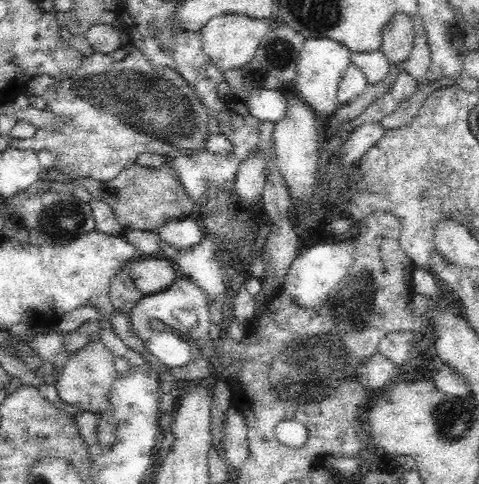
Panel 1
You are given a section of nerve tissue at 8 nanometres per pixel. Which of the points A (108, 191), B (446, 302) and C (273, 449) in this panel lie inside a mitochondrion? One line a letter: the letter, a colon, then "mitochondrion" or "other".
A: other
B: other
C: other

